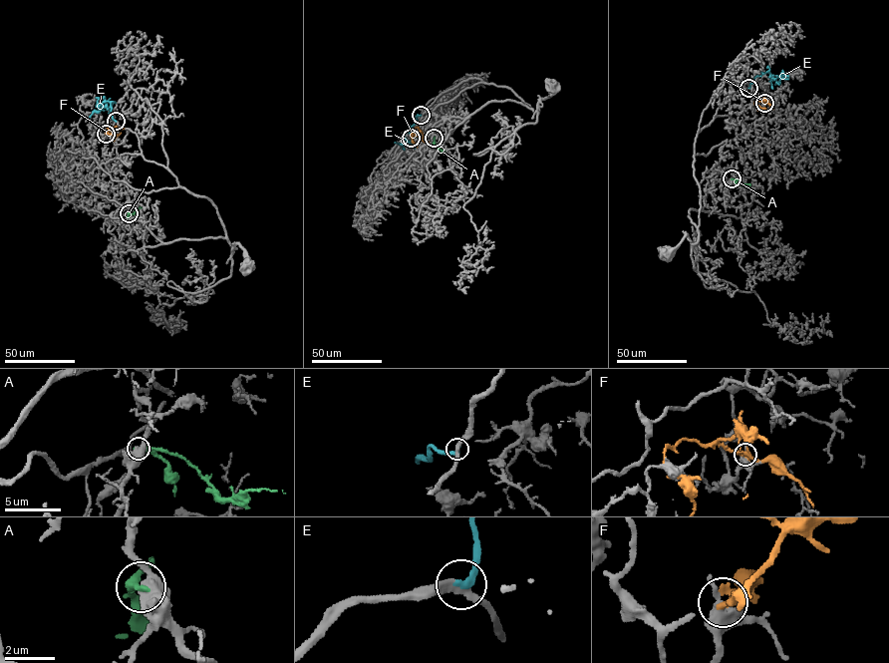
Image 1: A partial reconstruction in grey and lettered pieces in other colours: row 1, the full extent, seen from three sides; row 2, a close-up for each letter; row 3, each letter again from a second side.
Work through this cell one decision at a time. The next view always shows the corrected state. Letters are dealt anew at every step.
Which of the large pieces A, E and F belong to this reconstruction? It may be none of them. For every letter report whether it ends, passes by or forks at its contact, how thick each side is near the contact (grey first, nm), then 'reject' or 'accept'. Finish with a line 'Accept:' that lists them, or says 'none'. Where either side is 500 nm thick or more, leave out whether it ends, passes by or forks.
A: 600/280 nm | reject
E: it ends | 300/300 nm | accept
F: it ends | 440/240 nm | reject
Accept: E

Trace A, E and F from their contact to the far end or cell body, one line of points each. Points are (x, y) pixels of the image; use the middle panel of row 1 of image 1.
A: (434, 138), (438, 148), (447, 155)
E: (421, 115), (416, 116), (415, 123), (405, 133), (406, 140), (403, 143), (395, 143)
F: (411, 138), (418, 127), (426, 139)

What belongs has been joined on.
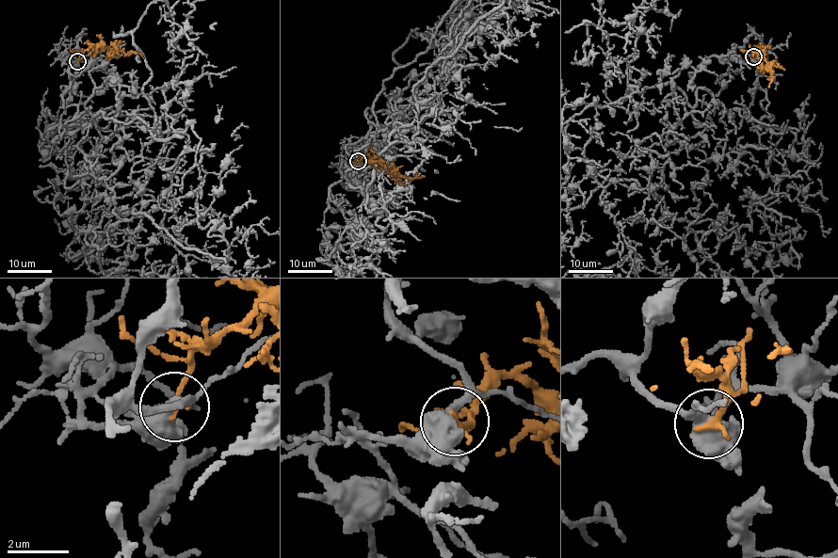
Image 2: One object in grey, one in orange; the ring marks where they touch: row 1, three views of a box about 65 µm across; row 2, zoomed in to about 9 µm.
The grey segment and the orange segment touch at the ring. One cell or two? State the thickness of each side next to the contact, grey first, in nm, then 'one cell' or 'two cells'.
calibres 550 and 240 nm; two cells

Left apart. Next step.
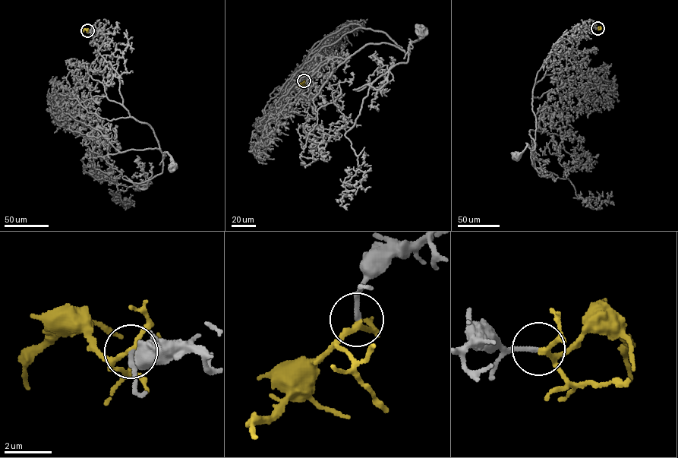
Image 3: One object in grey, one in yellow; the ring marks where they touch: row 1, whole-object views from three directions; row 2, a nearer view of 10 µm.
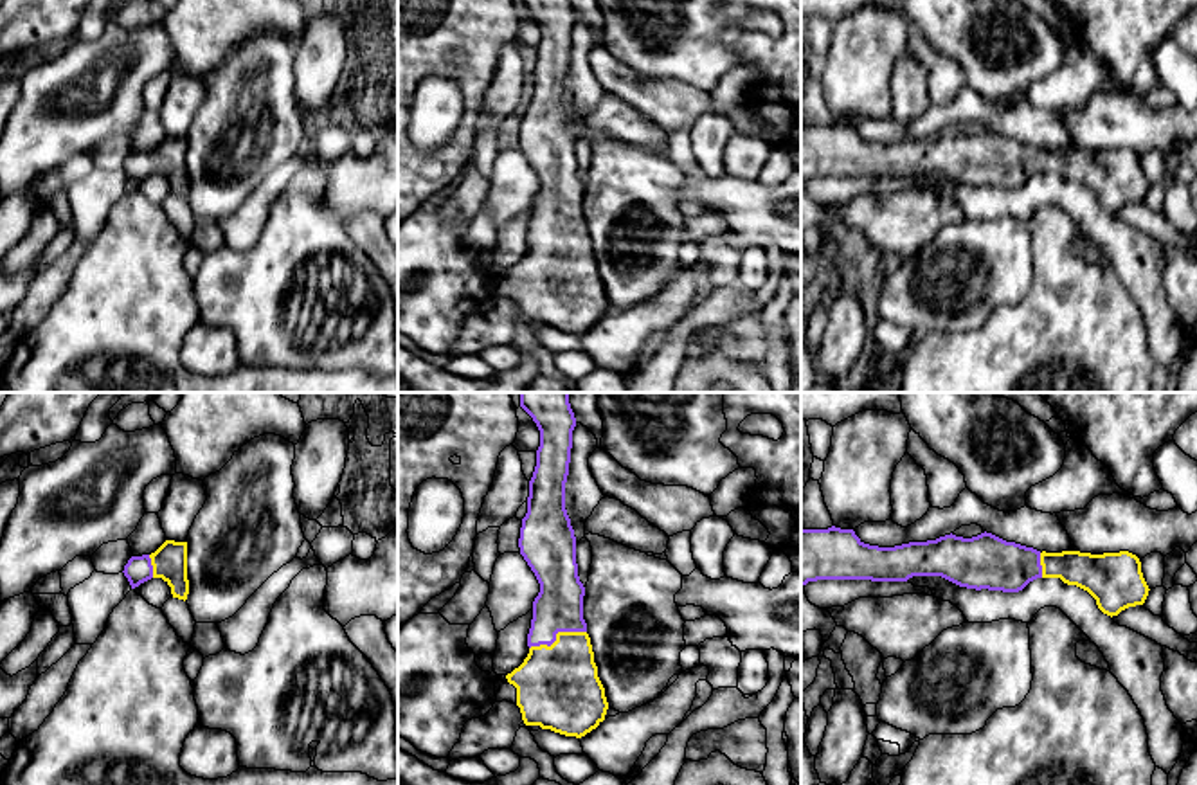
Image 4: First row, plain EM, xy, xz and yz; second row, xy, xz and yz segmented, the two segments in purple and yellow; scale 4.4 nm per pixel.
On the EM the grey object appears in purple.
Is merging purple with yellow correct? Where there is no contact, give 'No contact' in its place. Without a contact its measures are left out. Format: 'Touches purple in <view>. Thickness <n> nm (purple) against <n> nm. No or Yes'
Touches purple in xz. Thickness 220 nm (purple) against 360 nm. Yes

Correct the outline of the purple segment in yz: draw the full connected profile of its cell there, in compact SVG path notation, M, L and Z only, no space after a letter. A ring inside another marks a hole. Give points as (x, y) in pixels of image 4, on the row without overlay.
M801 124L801 182L817 176L907 178L913 173L941 173L959 184L1003 189L1019 189L1037 175L1060 175L1067 182L1087 187L1096 196L1098 205L1111 214L1129 203L1143 202L1150 187L1139 155L1129 148L1103 151L1040 149L986 128L972 135L950 130L936 137L878 144L864 140L853 126Z

